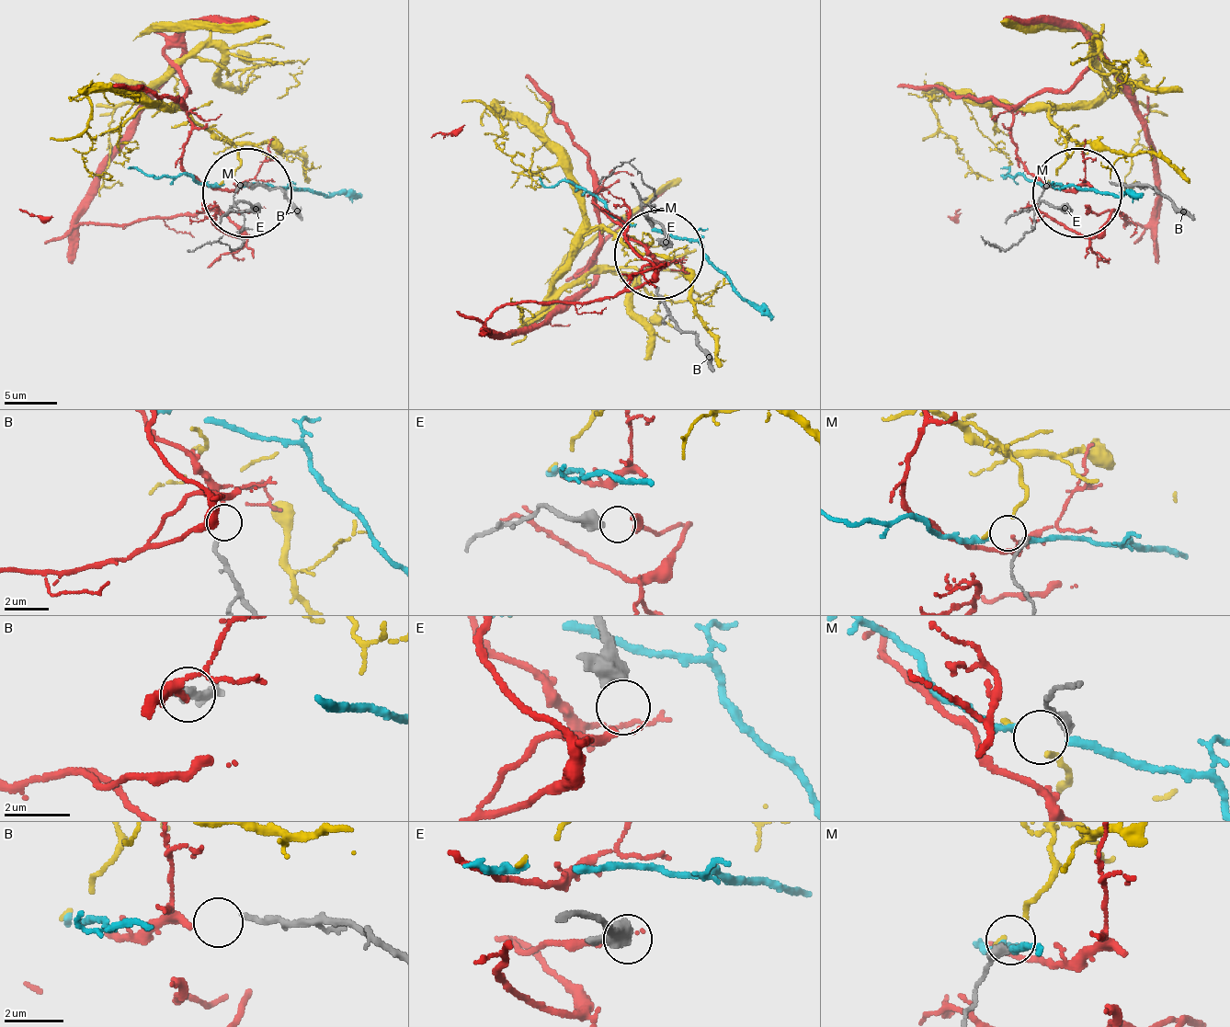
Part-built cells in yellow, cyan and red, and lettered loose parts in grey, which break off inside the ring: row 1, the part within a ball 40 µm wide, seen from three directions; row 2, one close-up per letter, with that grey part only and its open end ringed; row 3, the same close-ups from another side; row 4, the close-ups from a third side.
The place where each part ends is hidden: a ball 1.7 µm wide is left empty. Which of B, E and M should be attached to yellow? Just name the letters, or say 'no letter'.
M

